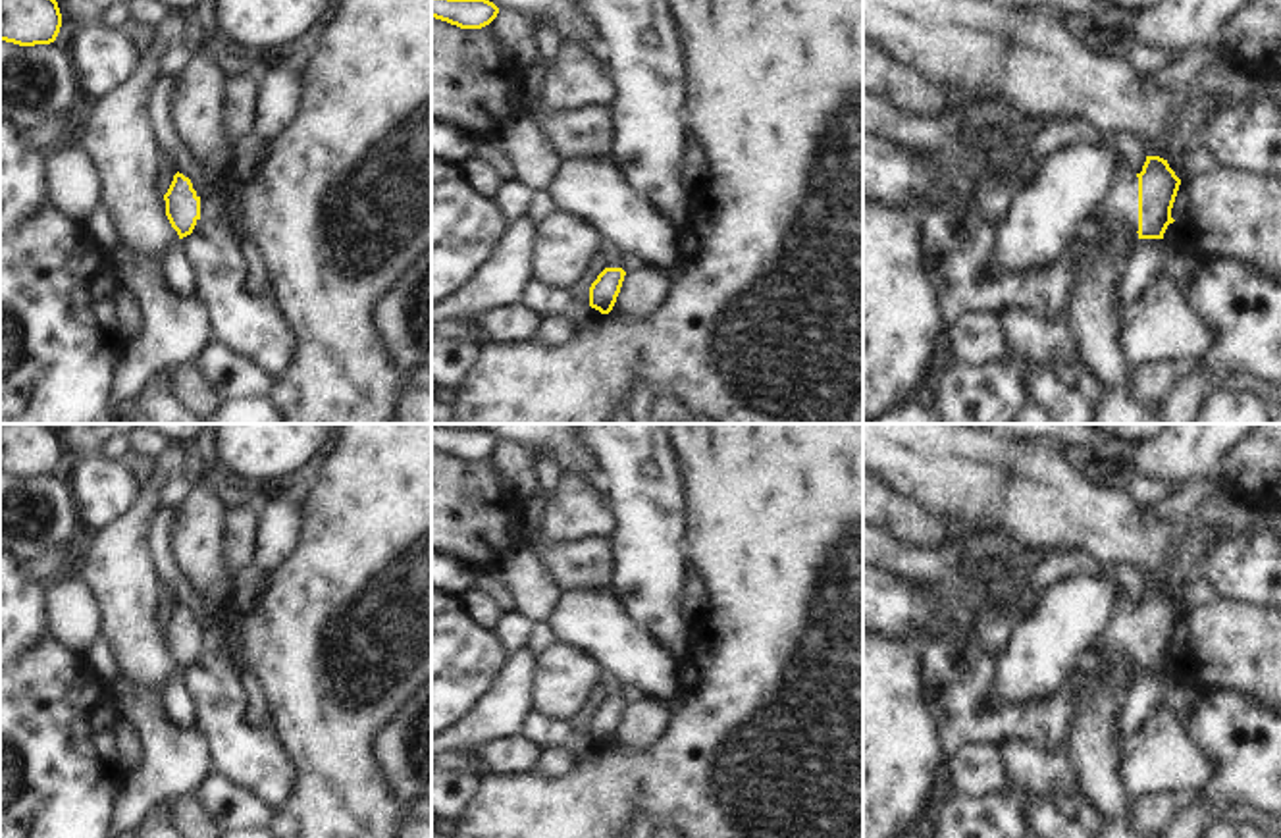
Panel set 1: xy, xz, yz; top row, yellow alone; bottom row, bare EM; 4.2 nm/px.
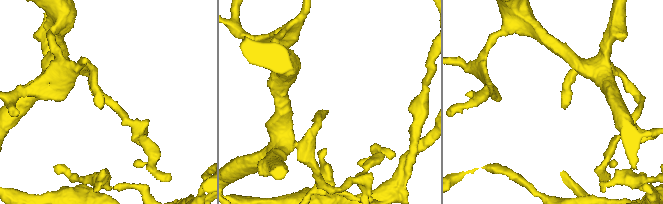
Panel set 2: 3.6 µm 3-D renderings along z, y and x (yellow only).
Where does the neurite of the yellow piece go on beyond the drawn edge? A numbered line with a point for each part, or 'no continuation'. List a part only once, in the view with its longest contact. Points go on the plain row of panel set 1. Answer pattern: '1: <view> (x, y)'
1: yz (1122, 634).

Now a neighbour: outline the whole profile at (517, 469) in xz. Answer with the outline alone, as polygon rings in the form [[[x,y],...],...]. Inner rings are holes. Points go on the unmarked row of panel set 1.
[[[501,441],[497,449],[489,455],[493,460],[501,484],[514,491],[520,497],[528,497],[537,487],[537,476],[536,476],[536,460],[534,455],[510,441]]]

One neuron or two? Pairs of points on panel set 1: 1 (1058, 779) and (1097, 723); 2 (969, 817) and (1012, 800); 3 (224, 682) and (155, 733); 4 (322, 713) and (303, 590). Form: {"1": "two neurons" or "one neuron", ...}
{"1": "two neurons", "2": "one neuron", "3": "two neurons", "4": "one neuron"}

